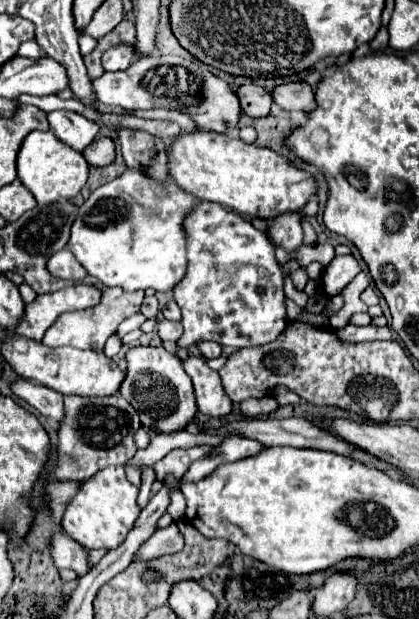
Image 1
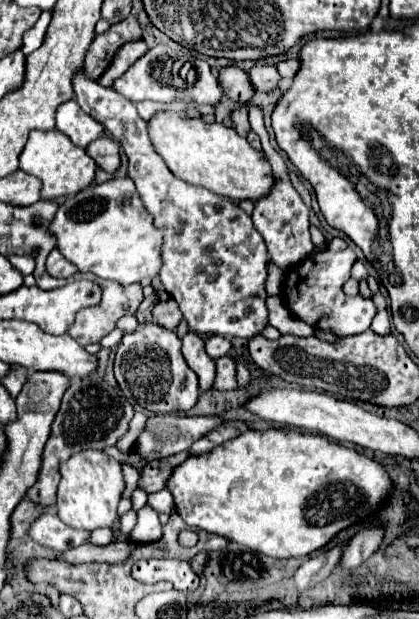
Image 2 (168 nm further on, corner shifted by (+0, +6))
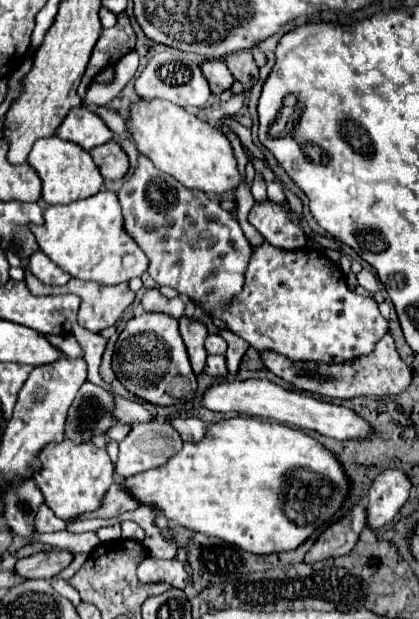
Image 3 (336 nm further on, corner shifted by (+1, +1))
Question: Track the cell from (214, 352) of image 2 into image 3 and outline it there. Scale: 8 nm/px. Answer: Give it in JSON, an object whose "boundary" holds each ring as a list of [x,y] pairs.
{"boundary":[[[209,335],[205,339],[205,349],[207,349],[209,355],[225,355],[227,343],[225,343],[225,339],[221,335]]]}

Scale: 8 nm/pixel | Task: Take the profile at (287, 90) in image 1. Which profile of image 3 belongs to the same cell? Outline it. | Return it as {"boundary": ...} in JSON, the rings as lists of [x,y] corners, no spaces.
{"boundary":[[[249,51],[227,55],[225,61],[227,61],[227,67],[233,73],[233,77],[237,81],[241,81],[243,85],[251,85],[251,83],[259,81],[259,67]]]}

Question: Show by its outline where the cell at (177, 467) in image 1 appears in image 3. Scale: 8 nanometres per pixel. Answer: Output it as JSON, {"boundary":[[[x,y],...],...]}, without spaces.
{"boundary":[[[115,477],[113,487],[107,491],[107,495],[103,499],[103,507],[99,511],[85,513],[79,519],[93,519],[93,517],[113,519],[113,517],[117,517],[117,515],[121,515],[125,511],[137,509],[141,503],[127,491],[127,487],[123,487],[123,483],[125,483],[125,477]]]}

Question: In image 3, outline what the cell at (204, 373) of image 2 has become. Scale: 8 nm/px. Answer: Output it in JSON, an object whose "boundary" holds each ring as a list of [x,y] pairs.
{"boundary":[[[181,317],[179,333],[181,333],[183,343],[187,347],[189,361],[191,361],[195,375],[201,375],[203,369],[205,369],[205,359],[207,359],[207,353],[205,353],[205,347],[203,347],[203,341],[207,337],[207,327],[199,321],[189,321],[189,319]]]}

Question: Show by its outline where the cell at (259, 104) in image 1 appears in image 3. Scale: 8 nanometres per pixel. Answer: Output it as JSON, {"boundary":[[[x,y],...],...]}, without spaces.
{"boundary":[[[209,59],[201,65],[201,71],[203,71],[205,79],[209,81],[209,87],[211,87],[213,95],[221,95],[223,91],[231,89],[231,85],[235,83],[231,71],[227,71],[227,65],[223,61]]]}

